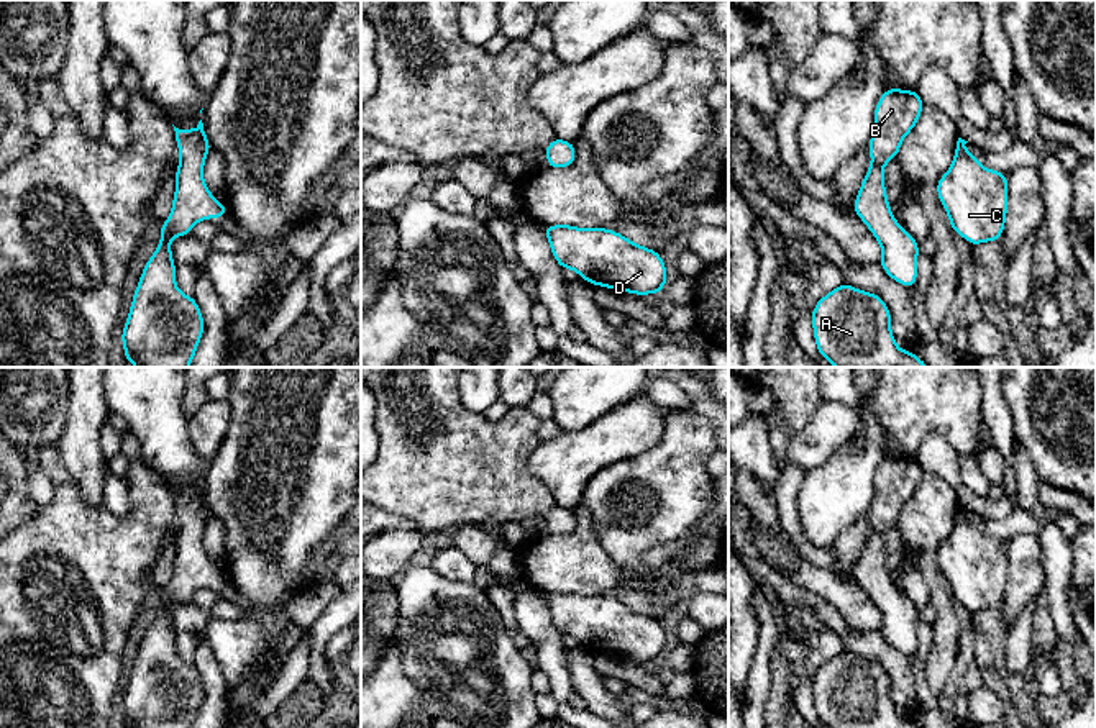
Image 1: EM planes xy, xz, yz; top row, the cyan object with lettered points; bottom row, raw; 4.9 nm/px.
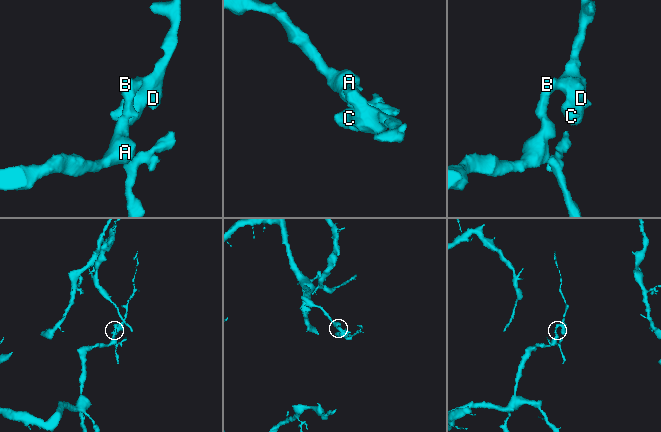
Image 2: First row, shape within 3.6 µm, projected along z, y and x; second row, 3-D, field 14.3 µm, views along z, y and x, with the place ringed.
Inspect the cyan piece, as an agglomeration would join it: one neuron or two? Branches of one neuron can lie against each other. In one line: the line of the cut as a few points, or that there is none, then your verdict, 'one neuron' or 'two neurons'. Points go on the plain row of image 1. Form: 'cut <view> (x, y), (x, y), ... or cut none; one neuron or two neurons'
cut none; one neuron

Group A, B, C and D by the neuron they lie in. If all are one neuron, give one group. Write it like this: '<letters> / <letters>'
A B C D

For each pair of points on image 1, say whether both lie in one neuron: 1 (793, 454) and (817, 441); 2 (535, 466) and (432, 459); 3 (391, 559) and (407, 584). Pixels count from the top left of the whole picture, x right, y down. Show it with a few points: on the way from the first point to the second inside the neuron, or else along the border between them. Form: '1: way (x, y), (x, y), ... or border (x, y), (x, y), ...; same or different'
1: way (799, 451), (811, 446); same
2: border (538, 443), (529, 458), (527, 469), (552, 495); different
3: border (415, 561), (394, 581); different

